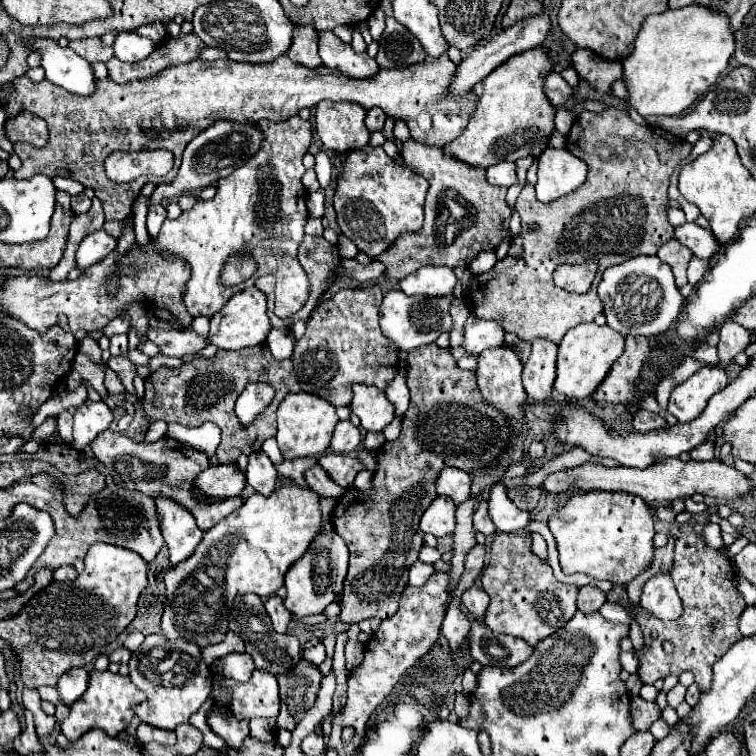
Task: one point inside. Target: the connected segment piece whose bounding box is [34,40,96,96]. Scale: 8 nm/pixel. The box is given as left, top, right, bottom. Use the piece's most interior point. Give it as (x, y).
(61, 66)

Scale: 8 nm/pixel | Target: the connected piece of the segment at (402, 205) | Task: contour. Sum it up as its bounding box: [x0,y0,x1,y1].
[334,146,428,258]

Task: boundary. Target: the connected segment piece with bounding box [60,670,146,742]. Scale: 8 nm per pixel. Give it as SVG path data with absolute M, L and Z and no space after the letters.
M92 670L90 672L90 680L88 680L88 690L82 694L82 698L78 700L78 704L70 706L70 714L68 718L60 724L62 726L62 734L74 742L78 740L84 732L88 732L90 728L100 728L104 730L108 736L116 736L118 732L122 732L130 720L134 718L132 712L132 704L140 704L144 702L146 696L142 690L138 690L132 680L128 676L122 674L112 674L110 670Z

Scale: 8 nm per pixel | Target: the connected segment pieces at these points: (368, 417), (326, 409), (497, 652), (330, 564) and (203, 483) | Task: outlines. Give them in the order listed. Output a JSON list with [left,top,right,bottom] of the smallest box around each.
[[352,384,394,432],[276,392,338,460],[470,620,532,668],[284,528,348,616],[194,466,246,504]]

